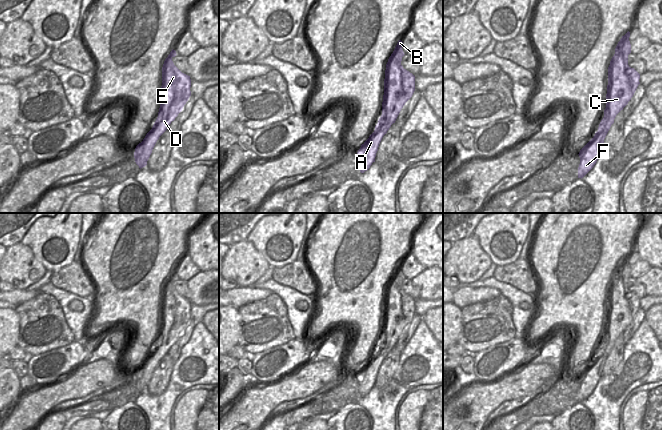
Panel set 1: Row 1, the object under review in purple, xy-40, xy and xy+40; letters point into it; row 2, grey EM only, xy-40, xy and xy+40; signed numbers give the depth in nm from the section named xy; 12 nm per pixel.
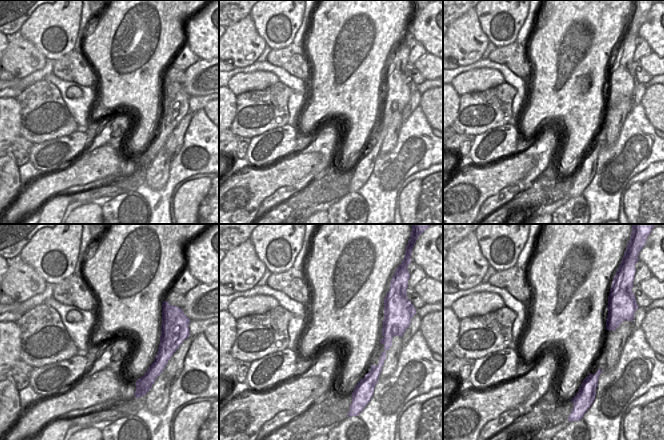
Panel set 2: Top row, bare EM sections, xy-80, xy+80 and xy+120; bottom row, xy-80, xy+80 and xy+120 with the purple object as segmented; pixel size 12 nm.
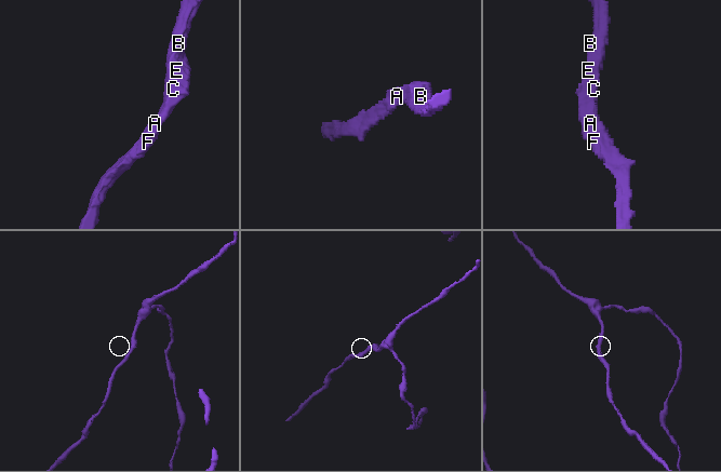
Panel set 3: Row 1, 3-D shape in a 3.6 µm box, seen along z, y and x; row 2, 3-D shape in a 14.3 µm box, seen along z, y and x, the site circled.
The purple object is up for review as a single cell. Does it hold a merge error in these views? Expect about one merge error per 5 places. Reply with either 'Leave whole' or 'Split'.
Leave whole.

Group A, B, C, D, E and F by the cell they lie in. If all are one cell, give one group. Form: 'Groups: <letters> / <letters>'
Groups: A B C D E F.

